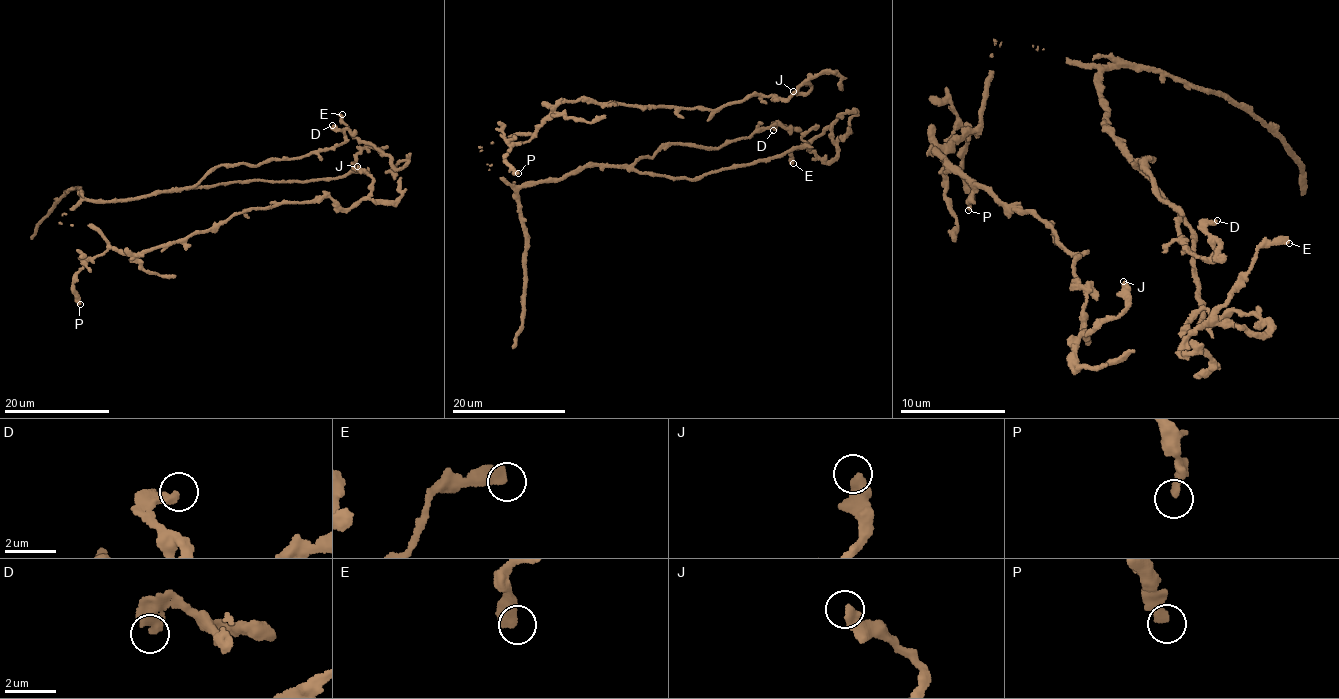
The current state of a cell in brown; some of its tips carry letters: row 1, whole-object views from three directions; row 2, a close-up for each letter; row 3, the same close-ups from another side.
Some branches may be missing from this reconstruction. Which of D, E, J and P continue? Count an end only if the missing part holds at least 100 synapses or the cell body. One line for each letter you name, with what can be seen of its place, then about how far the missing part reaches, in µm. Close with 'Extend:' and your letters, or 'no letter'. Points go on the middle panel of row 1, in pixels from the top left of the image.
Extend: no letter

